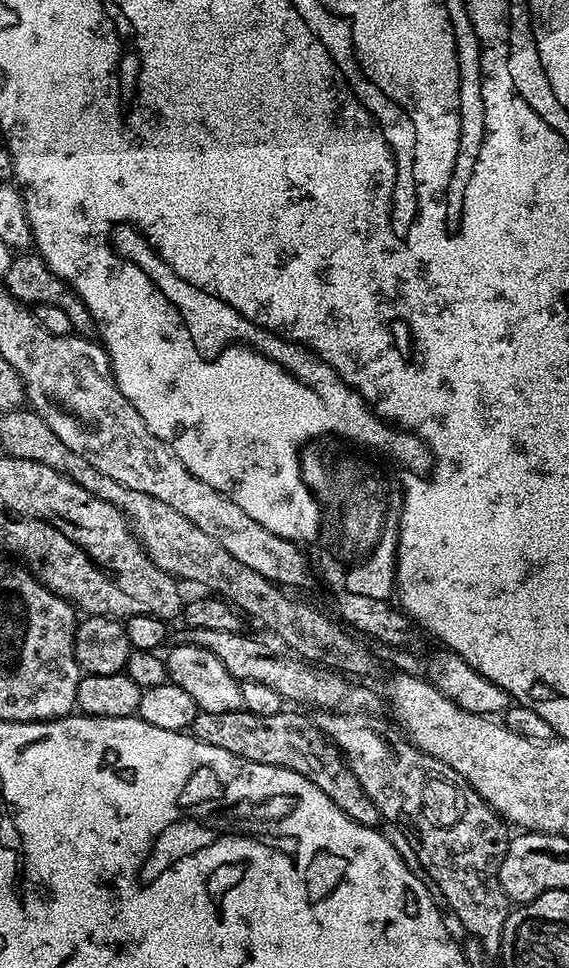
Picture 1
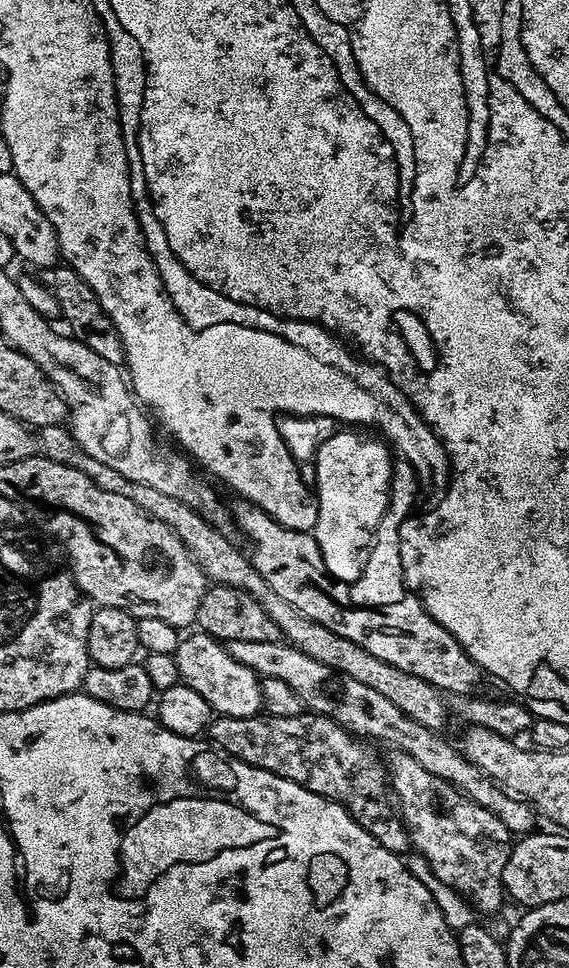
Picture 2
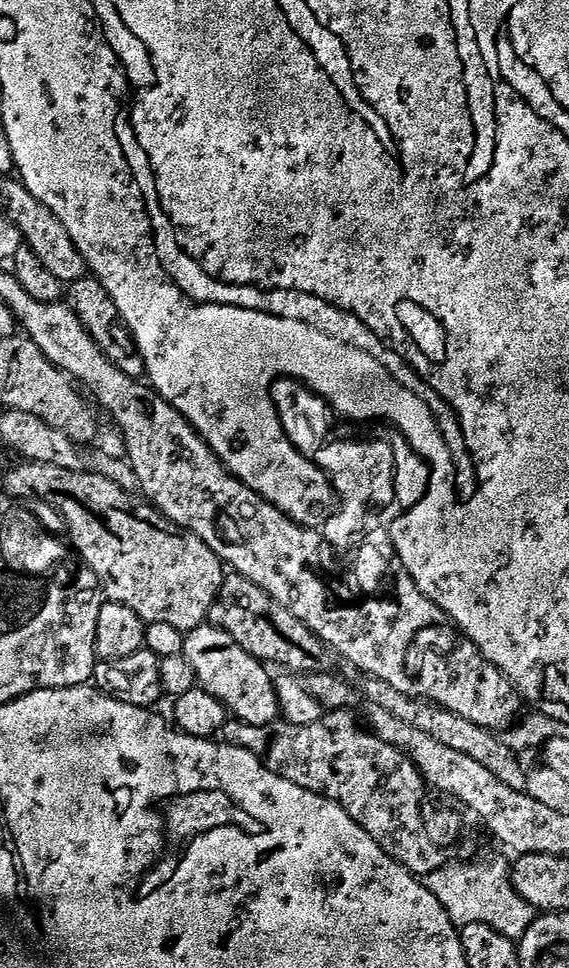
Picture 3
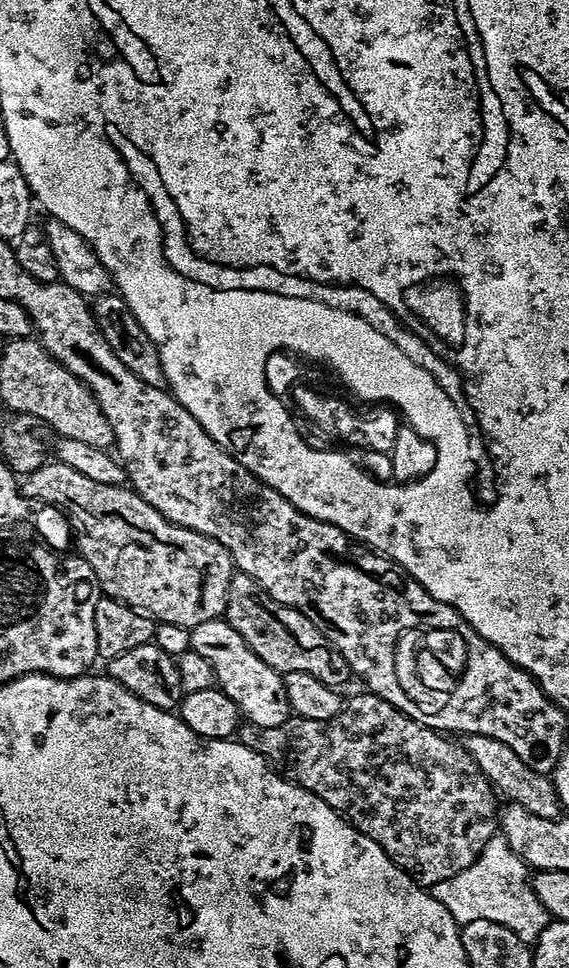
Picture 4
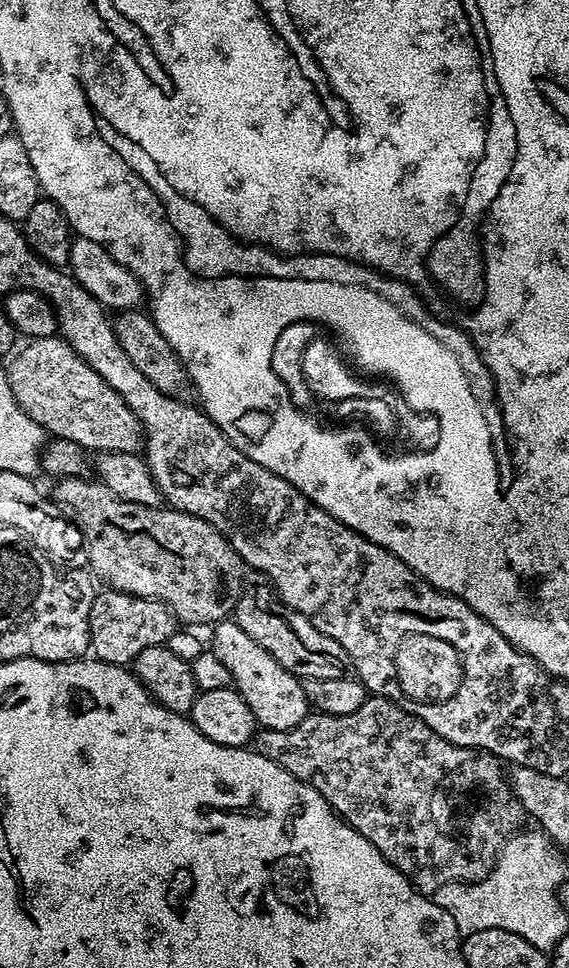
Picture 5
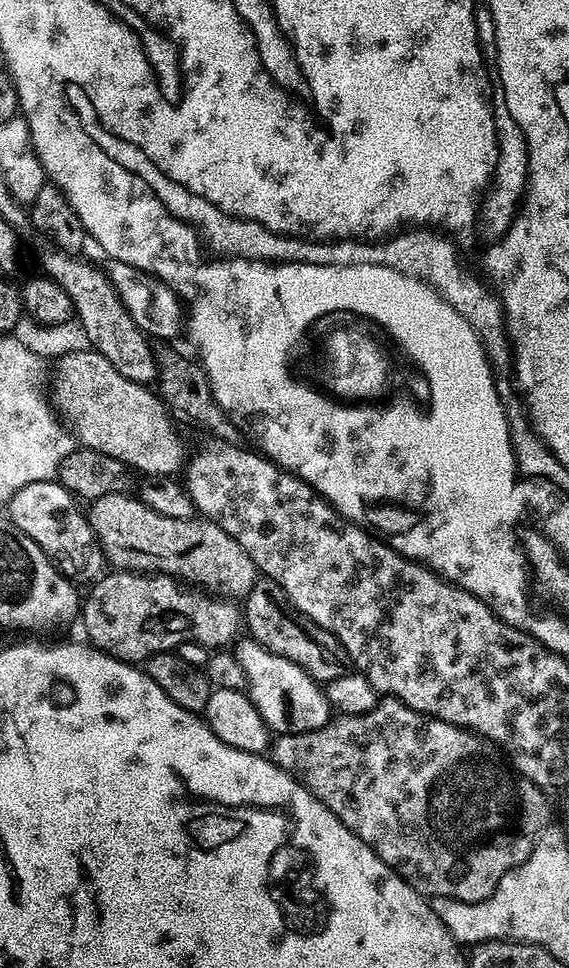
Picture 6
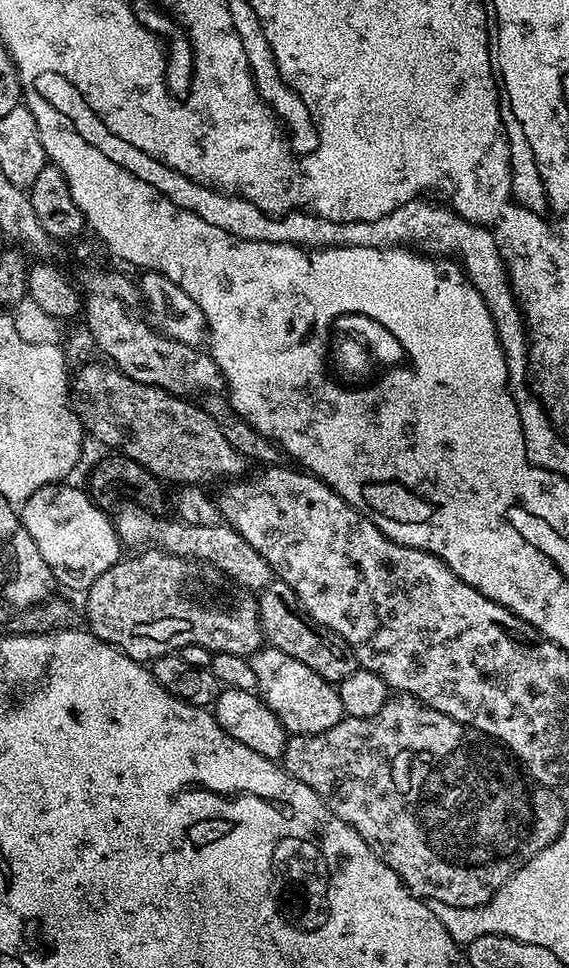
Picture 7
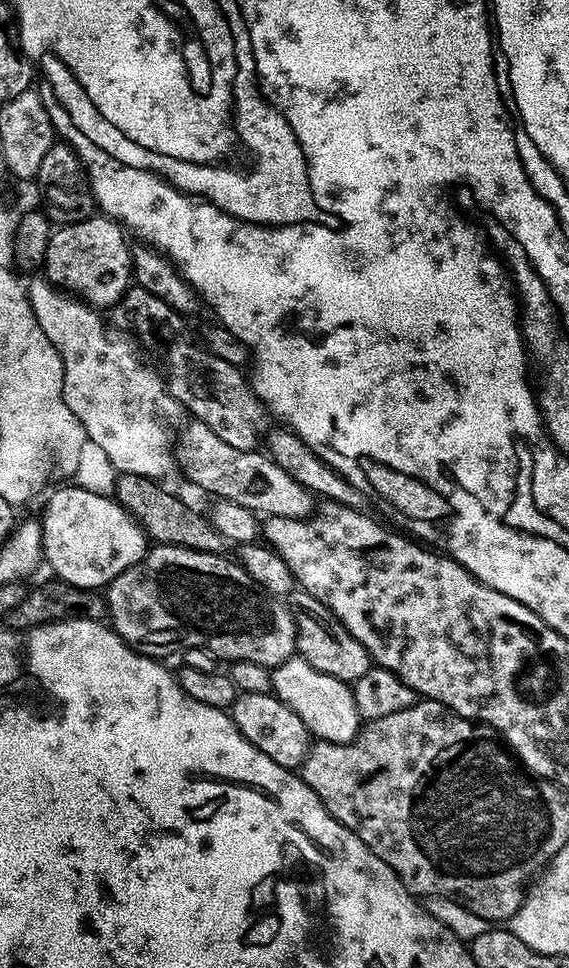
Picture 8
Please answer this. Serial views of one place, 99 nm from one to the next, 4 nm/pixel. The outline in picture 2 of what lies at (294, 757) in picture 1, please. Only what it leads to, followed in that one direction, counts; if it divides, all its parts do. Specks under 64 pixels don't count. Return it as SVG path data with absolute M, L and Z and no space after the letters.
M307 710L294 718L274 718L267 714L246 718L217 715L208 725L206 736L217 744L213 745L223 755L266 770L278 778L286 778L341 804L350 818L386 846L386 850L397 854L409 851L408 831L390 799L385 761L379 760L367 743L347 732L338 722Z

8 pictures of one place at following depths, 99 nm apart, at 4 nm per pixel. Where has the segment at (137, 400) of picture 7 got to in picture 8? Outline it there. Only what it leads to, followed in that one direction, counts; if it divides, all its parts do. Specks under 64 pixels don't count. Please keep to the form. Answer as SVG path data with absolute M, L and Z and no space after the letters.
M192 418L174 440L174 455L179 471L192 484L197 484L204 492L213 492L213 497L229 500L261 517L281 516L302 520L314 512L314 497L307 488L295 480L286 470L282 470L263 451L234 450L227 442L222 442L210 426Z

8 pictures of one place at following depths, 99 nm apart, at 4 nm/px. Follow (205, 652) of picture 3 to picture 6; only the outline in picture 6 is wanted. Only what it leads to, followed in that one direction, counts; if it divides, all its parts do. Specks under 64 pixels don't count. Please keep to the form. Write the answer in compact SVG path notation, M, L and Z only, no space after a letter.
M251 638L237 639L234 651L242 670L246 670L248 697L273 733L302 734L328 724L330 705L324 696L324 689L313 676L302 670L302 666L266 650Z

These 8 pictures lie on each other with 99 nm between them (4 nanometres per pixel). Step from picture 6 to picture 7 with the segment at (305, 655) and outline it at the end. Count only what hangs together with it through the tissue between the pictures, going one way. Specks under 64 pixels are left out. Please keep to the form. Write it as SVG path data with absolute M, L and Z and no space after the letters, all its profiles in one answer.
M279 578L273 579L270 586L266 586L264 591L259 593L260 618L264 621L266 629L266 640L269 645L282 654L290 654L290 658L298 658L302 666L310 666L314 674L318 674L323 680L328 680L331 684L339 685L341 680L350 678L357 670L356 650L351 648L334 630L322 626L322 622L313 620L311 616L303 611L291 608L284 600L290 602L296 600L294 590L288 583Z

